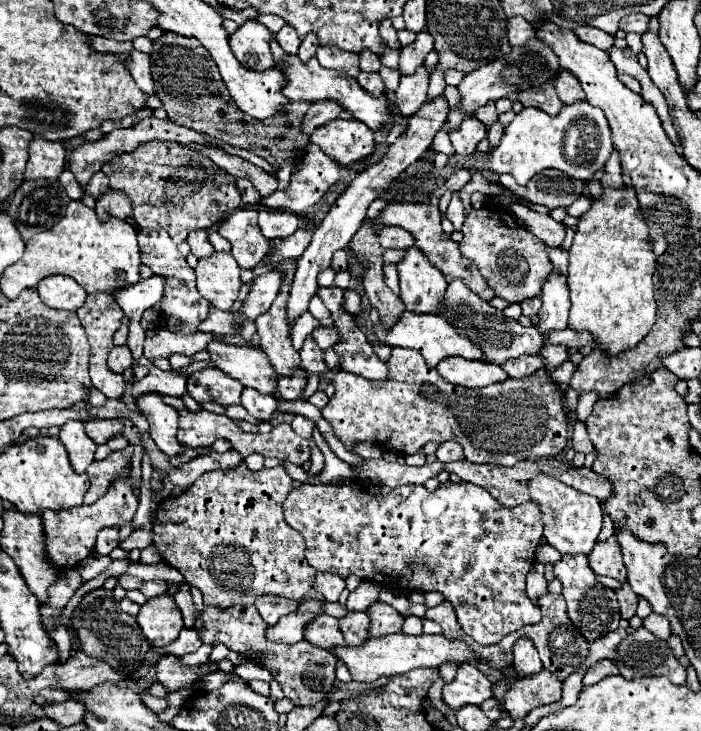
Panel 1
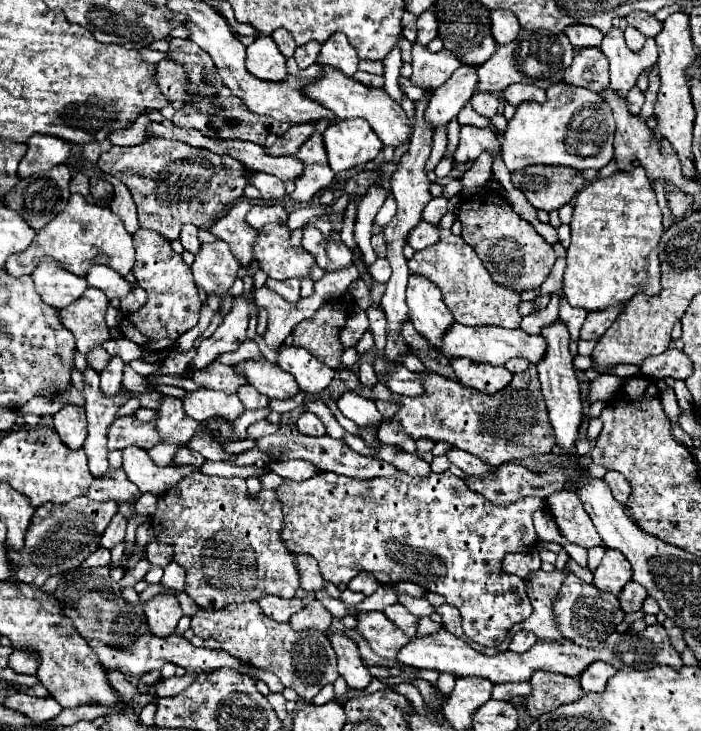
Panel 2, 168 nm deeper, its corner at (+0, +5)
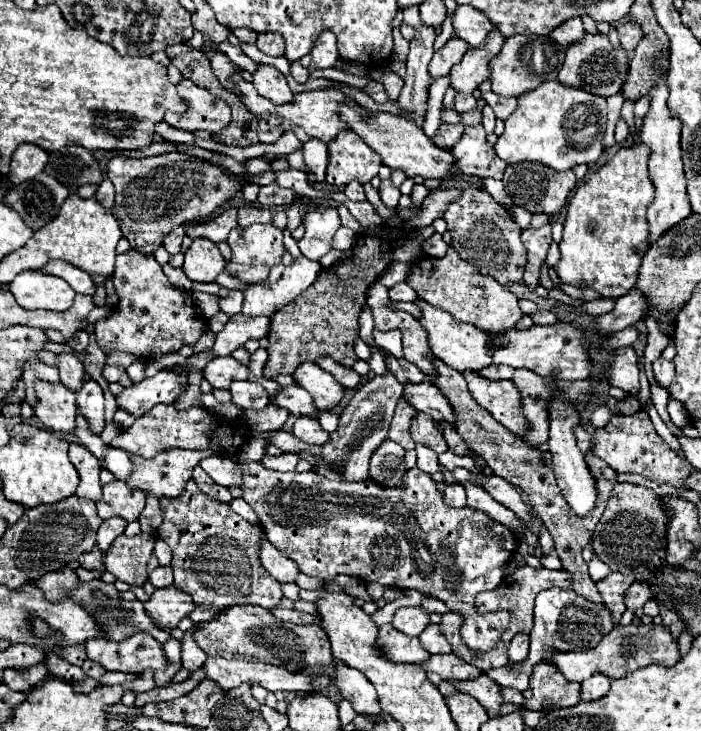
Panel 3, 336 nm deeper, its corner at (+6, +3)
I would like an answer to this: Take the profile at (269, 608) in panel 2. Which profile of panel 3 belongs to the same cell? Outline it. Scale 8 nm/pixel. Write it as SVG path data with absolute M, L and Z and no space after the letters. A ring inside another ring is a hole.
M272 609L272 613L280 621L290 621L290 623L296 623L296 625L316 623L316 617L314 615L302 613L302 611L296 611L296 609Z

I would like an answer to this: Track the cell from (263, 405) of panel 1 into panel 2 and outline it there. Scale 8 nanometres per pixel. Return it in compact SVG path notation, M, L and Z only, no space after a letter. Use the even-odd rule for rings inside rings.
M248 383L238 389L238 397L240 397L240 401L244 403L246 409L260 409L260 407L266 407L266 405L270 403L270 399L266 399L266 395L258 393L258 391L256 391L252 385L248 385Z

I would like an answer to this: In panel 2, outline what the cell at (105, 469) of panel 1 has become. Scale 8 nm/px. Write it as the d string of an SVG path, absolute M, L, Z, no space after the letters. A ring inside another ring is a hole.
M110 469L106 475L102 475L102 479L94 479L90 489L88 489L88 497L94 501L130 501L134 497L138 497L140 491L138 487L126 477L124 469Z

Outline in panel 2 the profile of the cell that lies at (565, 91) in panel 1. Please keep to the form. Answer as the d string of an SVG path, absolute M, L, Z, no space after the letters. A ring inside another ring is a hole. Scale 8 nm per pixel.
M596 47L578 49L572 65L566 69L564 83L602 91L608 85L608 59Z

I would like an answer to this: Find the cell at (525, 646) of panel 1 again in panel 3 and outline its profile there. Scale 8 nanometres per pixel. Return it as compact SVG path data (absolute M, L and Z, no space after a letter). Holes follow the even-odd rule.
M518 633L510 645L508 645L508 655L512 663L520 663L528 657L528 647L530 647L530 637L526 633Z

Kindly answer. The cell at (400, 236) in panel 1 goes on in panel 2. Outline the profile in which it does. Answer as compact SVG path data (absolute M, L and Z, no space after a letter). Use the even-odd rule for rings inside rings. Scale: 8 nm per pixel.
M420 221L408 235L406 243L412 247L412 249L424 249L428 245L434 245L438 241L438 229L426 221Z

